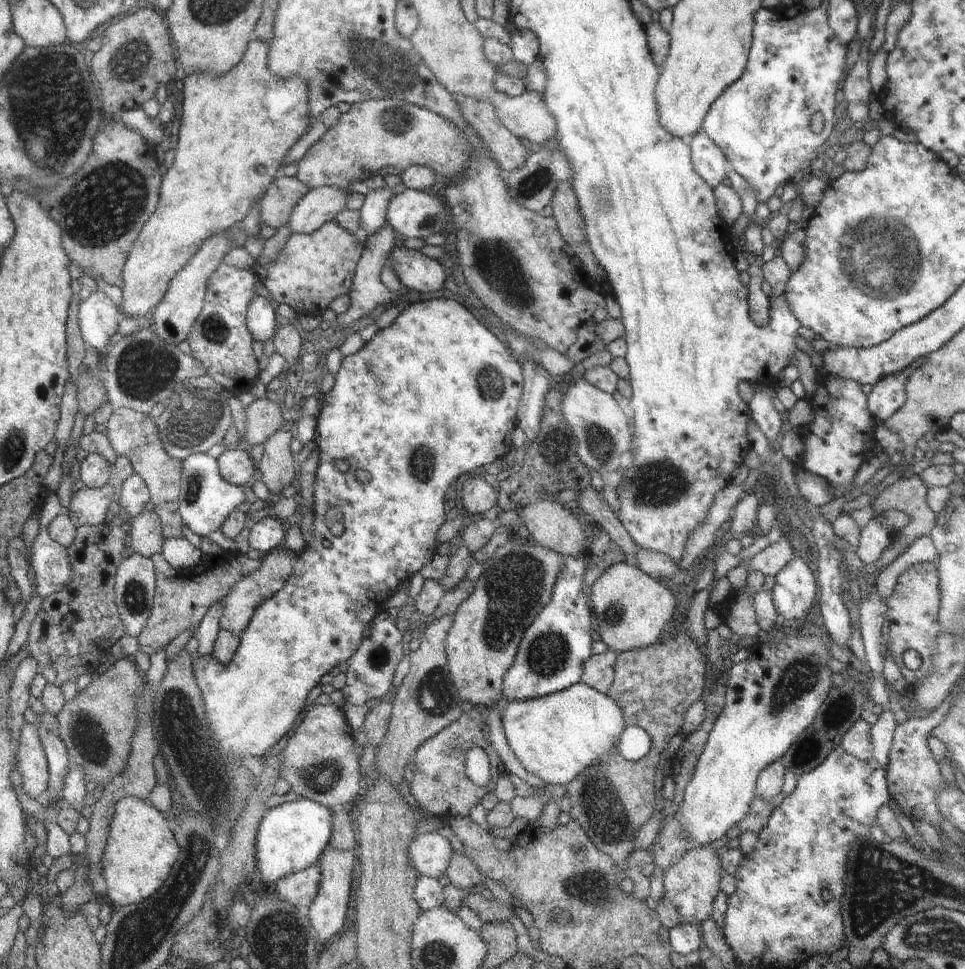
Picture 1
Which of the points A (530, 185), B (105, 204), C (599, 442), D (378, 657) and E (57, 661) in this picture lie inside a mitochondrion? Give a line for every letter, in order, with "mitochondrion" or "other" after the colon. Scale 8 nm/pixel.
A: mitochondrion
B: mitochondrion
C: mitochondrion
D: other
E: other

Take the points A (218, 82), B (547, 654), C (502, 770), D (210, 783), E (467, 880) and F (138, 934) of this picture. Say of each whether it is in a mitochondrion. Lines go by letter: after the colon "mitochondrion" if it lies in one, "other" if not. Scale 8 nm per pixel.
A: other
B: mitochondrion
C: other
D: mitochondrion
E: other
F: mitochondrion

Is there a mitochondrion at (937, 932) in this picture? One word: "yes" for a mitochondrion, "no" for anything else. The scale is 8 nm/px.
yes

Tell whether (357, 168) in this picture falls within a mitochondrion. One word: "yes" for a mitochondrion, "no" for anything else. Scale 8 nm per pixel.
no

